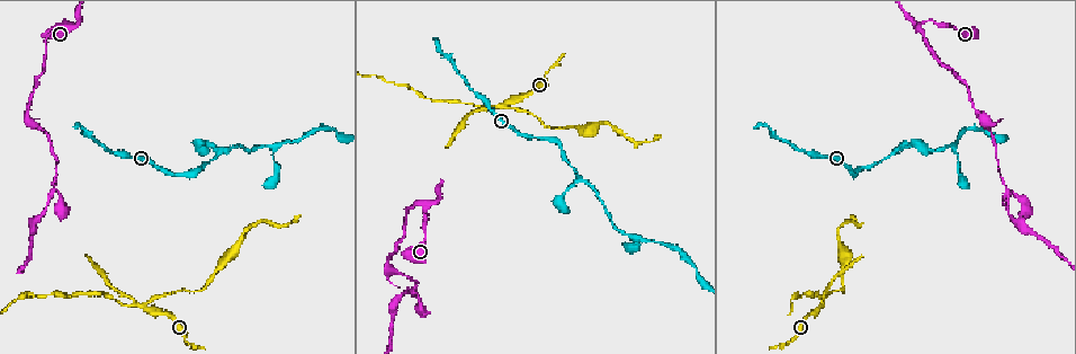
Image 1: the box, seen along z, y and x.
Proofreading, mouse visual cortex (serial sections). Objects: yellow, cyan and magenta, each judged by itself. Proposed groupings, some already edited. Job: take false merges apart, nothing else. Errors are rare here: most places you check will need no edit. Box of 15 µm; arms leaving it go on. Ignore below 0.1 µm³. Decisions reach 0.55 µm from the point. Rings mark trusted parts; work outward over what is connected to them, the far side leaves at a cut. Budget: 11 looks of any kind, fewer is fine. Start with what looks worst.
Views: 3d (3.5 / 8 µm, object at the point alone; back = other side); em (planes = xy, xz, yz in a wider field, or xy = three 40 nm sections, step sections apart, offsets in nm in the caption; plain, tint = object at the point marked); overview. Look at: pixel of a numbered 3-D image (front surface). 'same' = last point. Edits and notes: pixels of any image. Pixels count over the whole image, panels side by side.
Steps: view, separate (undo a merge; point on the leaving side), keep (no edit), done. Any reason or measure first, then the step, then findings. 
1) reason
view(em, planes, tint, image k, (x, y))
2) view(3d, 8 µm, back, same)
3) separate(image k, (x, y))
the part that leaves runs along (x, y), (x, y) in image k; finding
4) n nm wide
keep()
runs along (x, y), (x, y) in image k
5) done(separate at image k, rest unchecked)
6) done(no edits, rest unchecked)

a fork
view(3d, 3.5 µm, back, image 1, (504, 104))

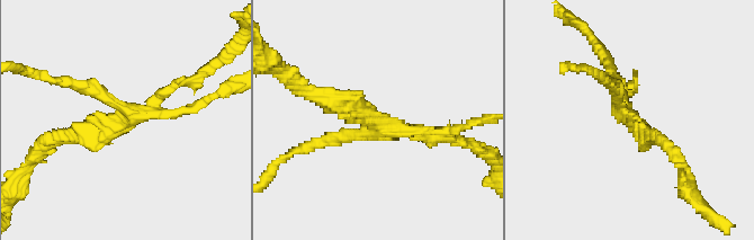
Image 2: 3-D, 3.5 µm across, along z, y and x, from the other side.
view(em, xy, step 1, tint, image 2, (127, 118))

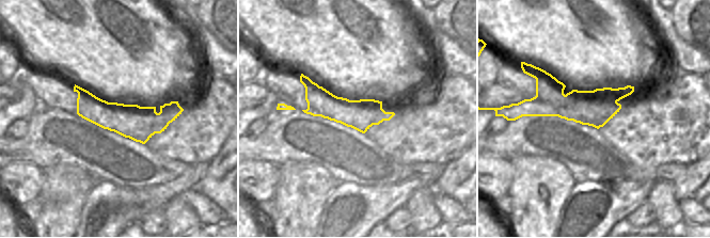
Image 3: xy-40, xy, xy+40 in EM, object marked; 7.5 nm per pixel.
view(em, xy, step 5, tint, same)

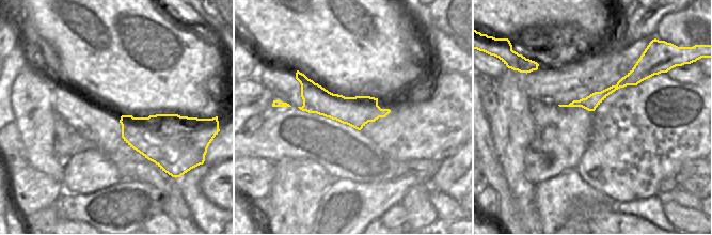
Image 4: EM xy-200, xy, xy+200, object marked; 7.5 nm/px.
220 nm wide
separate(image 2, (91, 87))
the part that leaves runs along (128, 115), (83, 85), (35, 74) in image 2; a second cell is stuck on

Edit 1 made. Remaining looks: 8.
view(overview)

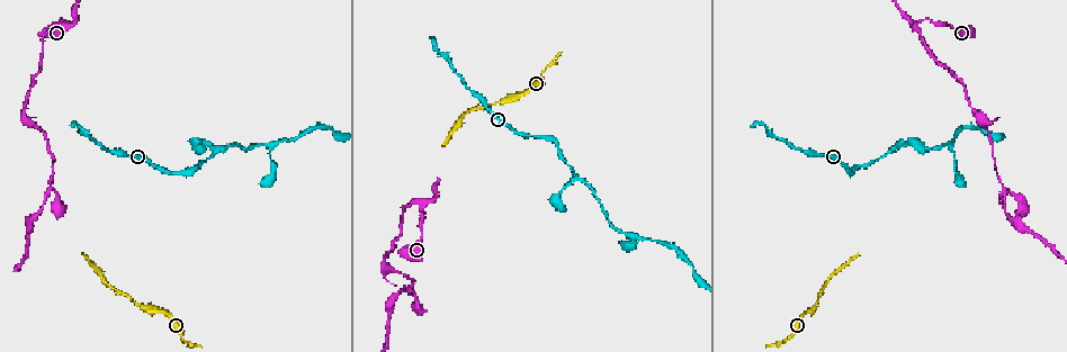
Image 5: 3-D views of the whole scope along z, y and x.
abrupt turn
view(3d, 8 µm, image 5, (421, 207))

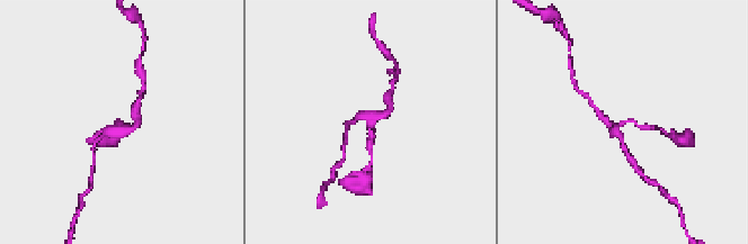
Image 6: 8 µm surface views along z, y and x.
3 arms; arms of 200, 200, 250 nm; shape alone is not enough
view(em, xy, step 2, tint, image 6, (625, 121))

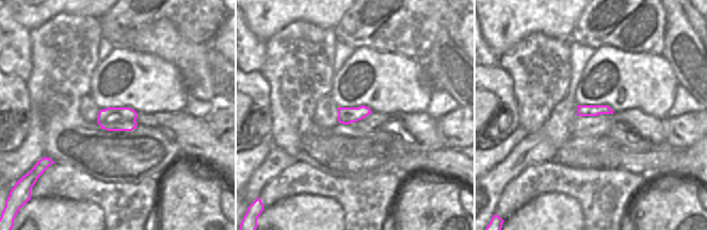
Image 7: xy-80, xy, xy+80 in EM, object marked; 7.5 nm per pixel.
keep()
runs along (371, 155), (370, 119), (349, 123) in image 6; one cell here

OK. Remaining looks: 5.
two arms in line, one across
view(3d, 8 µm, image 5, (628, 237))

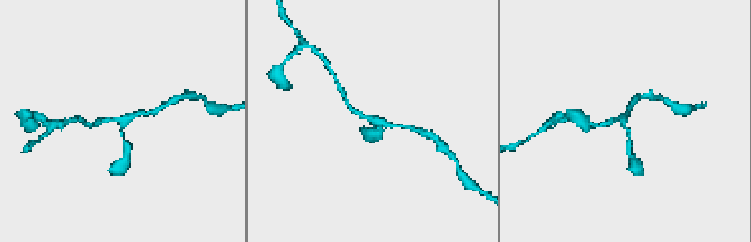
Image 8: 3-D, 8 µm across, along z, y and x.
3 arms; arms of 100, 150, 200 nm; now the EM
view(em, xy, step 3, tint, image 8, (374, 121))

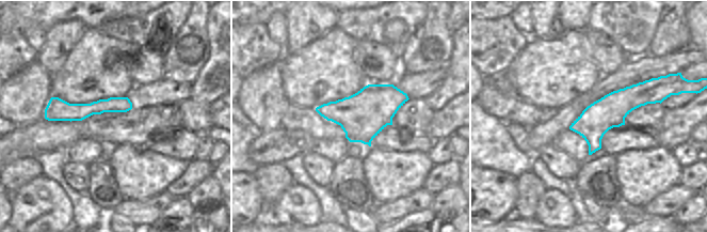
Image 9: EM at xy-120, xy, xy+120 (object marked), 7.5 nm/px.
360 nm wide
keep()
runs along (348, 105), (370, 120), (405, 126) in image 8; all the same cell

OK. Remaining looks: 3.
view(3d, 3.5 µm, image 5, (385, 260))

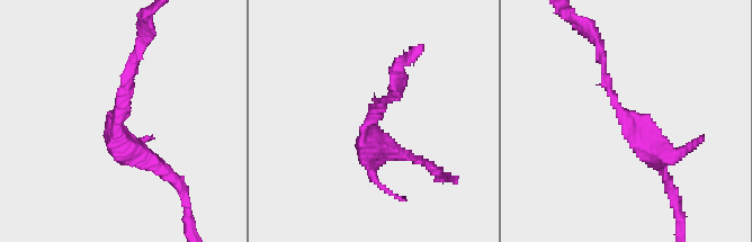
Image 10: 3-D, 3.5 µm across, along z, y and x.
shape alone is not enough
view(em, xy, step 5, tint, image 10, (627, 126))

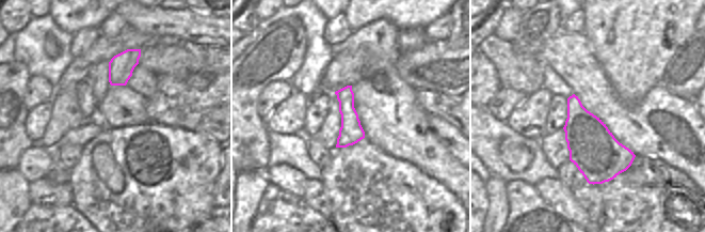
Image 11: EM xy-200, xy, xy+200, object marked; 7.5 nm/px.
view(em, xy, step 3, tint, same)

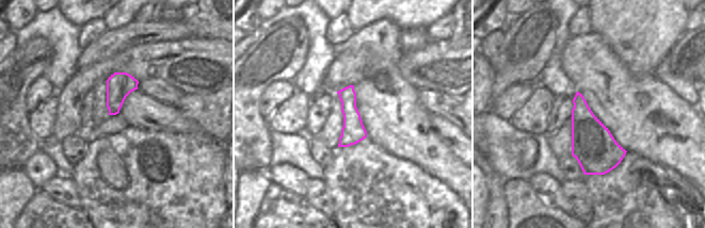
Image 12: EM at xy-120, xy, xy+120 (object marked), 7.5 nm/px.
keep()
runs along (602, 62), (614, 104), (660, 166) in image 10; one cell here

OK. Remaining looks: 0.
done(separate at image 2, rest unchecked)

